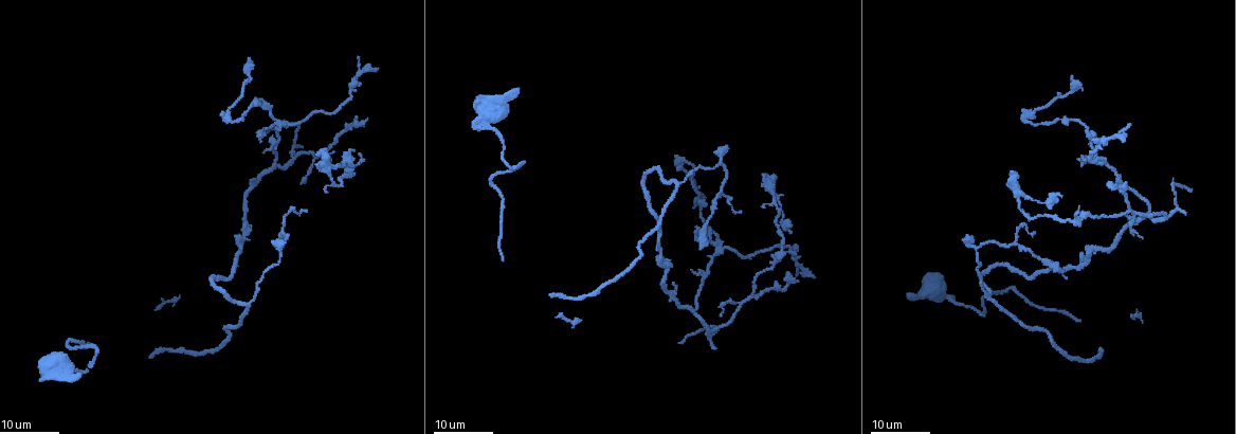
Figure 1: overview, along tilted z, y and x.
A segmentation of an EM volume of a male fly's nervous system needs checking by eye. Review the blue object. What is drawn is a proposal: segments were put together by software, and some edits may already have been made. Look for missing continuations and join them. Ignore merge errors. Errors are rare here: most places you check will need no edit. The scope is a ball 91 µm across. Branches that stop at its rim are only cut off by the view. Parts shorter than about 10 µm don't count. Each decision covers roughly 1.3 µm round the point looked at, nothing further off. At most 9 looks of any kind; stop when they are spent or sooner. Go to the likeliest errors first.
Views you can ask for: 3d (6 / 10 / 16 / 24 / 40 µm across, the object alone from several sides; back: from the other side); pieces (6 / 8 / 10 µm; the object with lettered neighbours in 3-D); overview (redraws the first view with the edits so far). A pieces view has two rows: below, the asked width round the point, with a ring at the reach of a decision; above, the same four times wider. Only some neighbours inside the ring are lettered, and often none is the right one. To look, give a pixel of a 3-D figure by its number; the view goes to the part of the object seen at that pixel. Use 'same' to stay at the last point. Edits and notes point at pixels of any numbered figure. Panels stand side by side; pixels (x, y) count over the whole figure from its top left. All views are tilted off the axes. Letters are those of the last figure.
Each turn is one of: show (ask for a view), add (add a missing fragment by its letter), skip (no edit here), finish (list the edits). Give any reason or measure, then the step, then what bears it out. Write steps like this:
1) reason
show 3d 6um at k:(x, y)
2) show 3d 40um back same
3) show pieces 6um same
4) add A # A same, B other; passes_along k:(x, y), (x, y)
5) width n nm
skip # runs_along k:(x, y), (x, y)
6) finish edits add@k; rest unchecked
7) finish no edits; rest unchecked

an open end
show 3d 24um at 1:(358, 155)

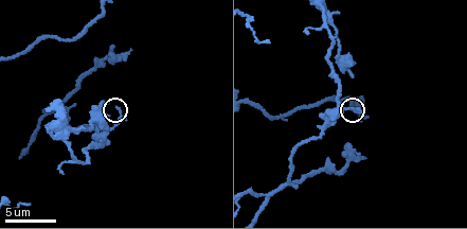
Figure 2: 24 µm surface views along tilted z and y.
what lies round it
show pieces 6um at 2:(116, 109)

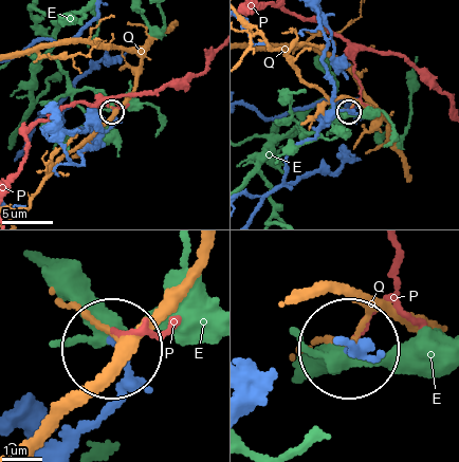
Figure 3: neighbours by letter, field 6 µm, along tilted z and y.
skip # E other, P other, Q other; no lettered fragment goes on from it

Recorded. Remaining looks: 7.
free end
show 3d 16um at 1:(715, 235)

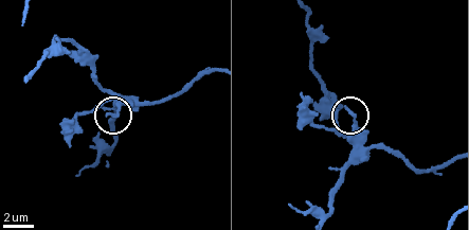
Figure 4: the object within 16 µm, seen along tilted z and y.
see the neighbours
show pieces 10um at 4:(347, 111)

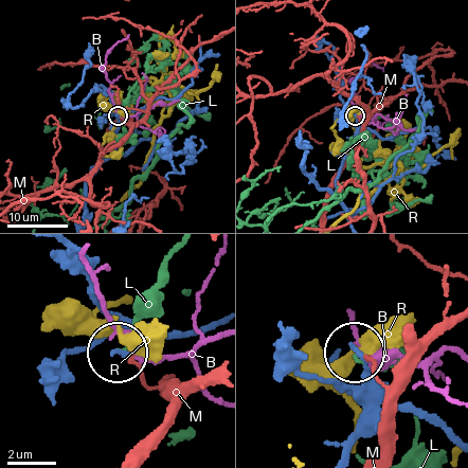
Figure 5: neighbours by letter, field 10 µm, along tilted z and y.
skip # B other, L other, M other, R other; runs_along 5:(344, 450), (363, 421), (364, 367), (354, 353); no lettered fragment goes on from it

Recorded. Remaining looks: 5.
end of a long branch
show 3d 24um at 1:(701, 249)

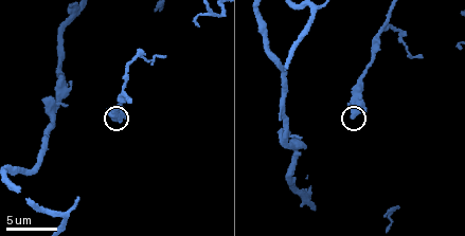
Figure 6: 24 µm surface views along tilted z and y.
what lies round it
show pieces 8um at 6:(354, 118)

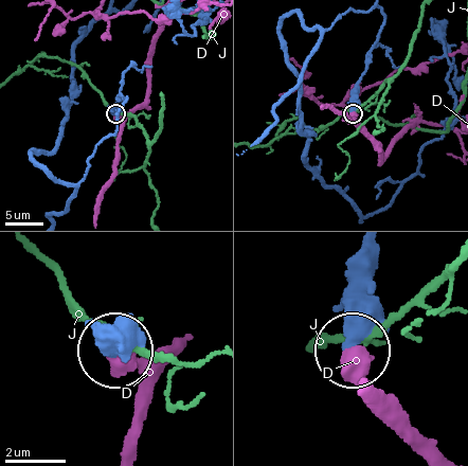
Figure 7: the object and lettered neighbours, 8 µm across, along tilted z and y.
width 380 nm
skip # D other, J other; runs_along 7:(381, 13), (383, 24), (359, 84), (353, 112); no lettered fragment goes on from it

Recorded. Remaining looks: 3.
an open end
show pieces 6um at 2:(129, 50)

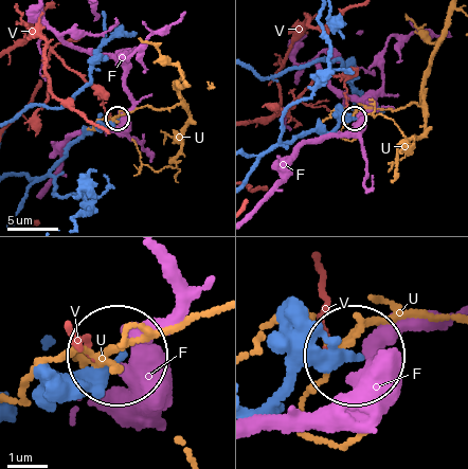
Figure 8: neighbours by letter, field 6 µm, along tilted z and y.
skip # F other, U other, V other; runs_along 8:(253, 411), (307, 368), (347, 361); none of them fits

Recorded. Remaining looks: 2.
finish no edits; rest unchecked

